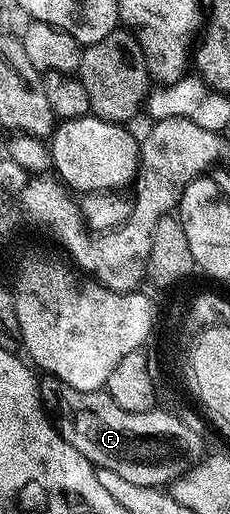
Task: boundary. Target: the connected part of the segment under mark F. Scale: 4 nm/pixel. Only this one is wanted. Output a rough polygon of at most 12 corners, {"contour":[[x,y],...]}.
{"contour":[[53,375],[39,398],[59,436],[96,468],[143,479],[153,433],[178,414],[121,409],[106,390]]}

